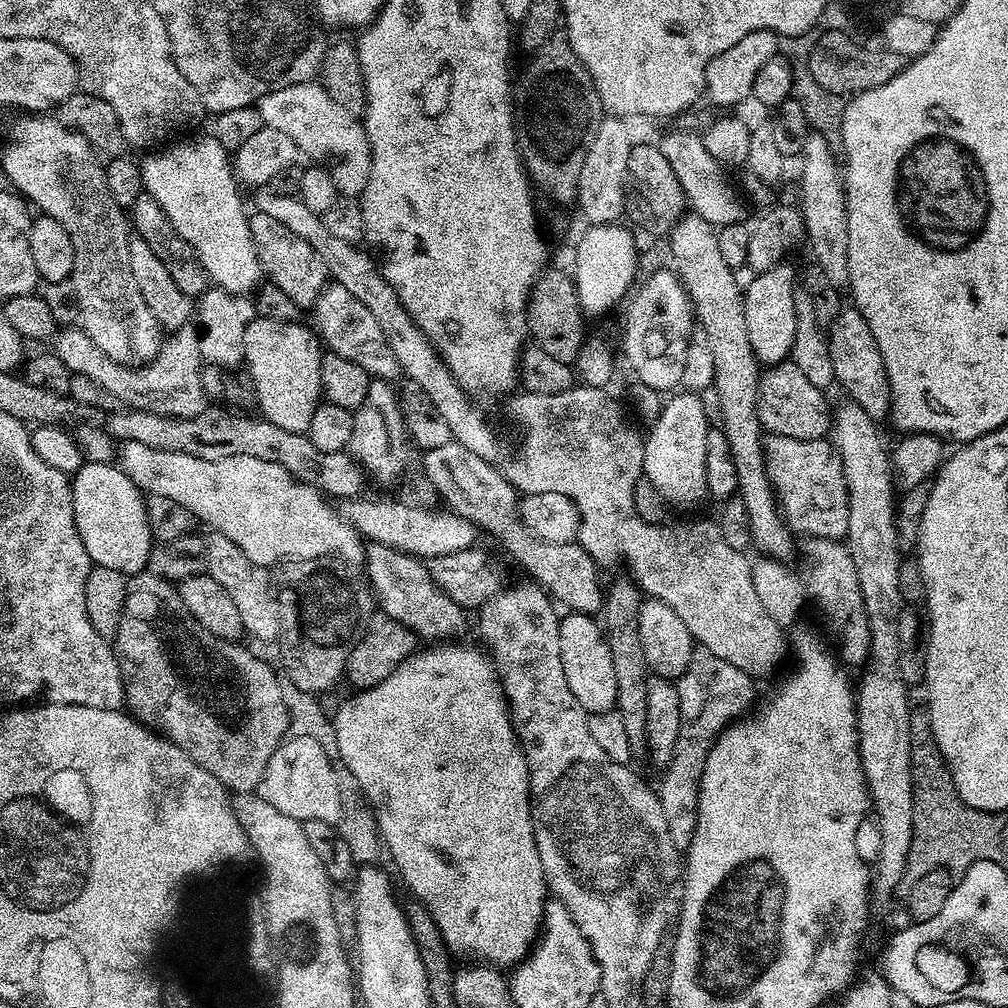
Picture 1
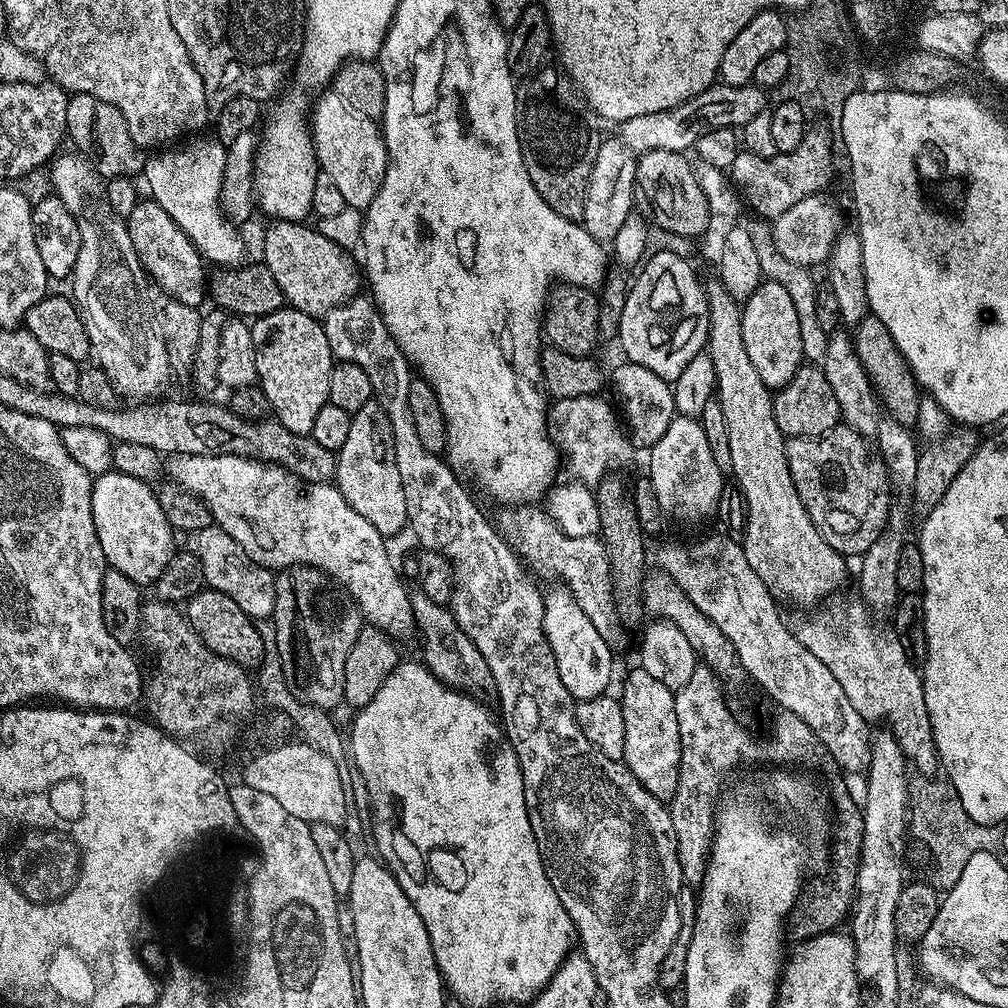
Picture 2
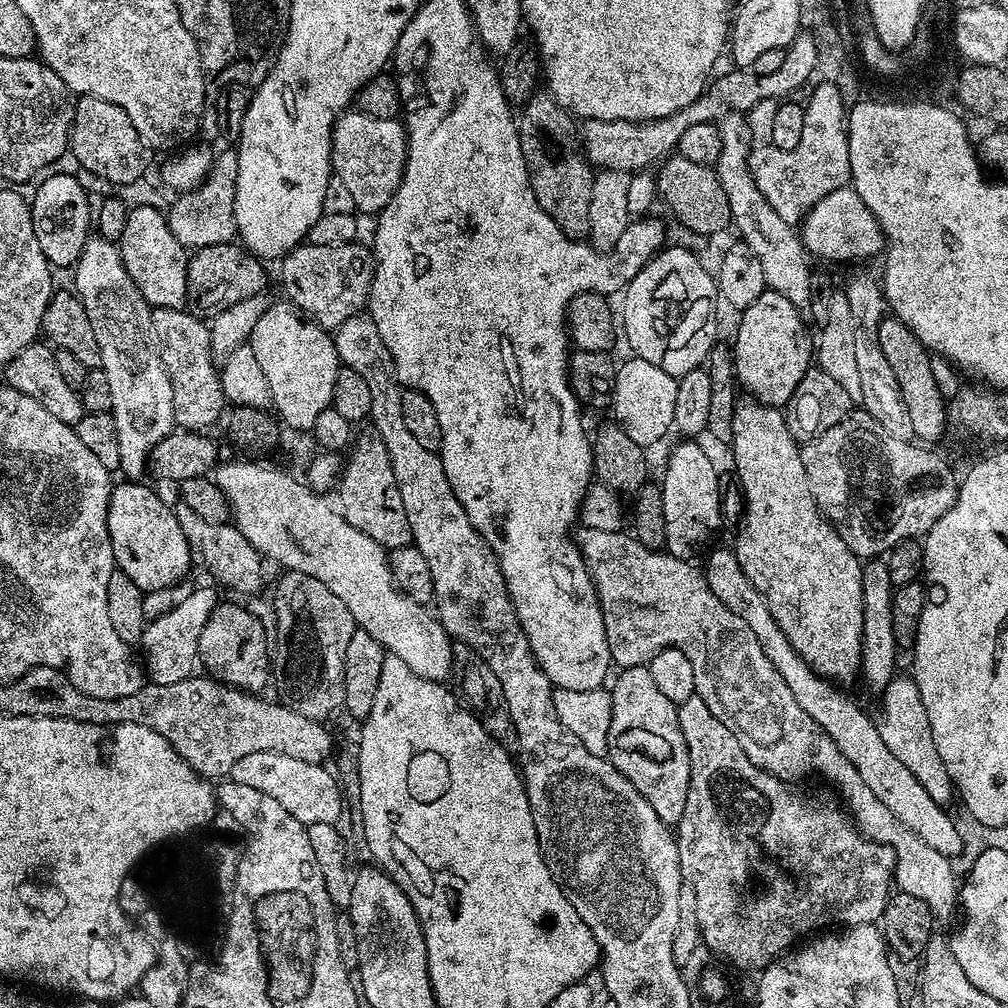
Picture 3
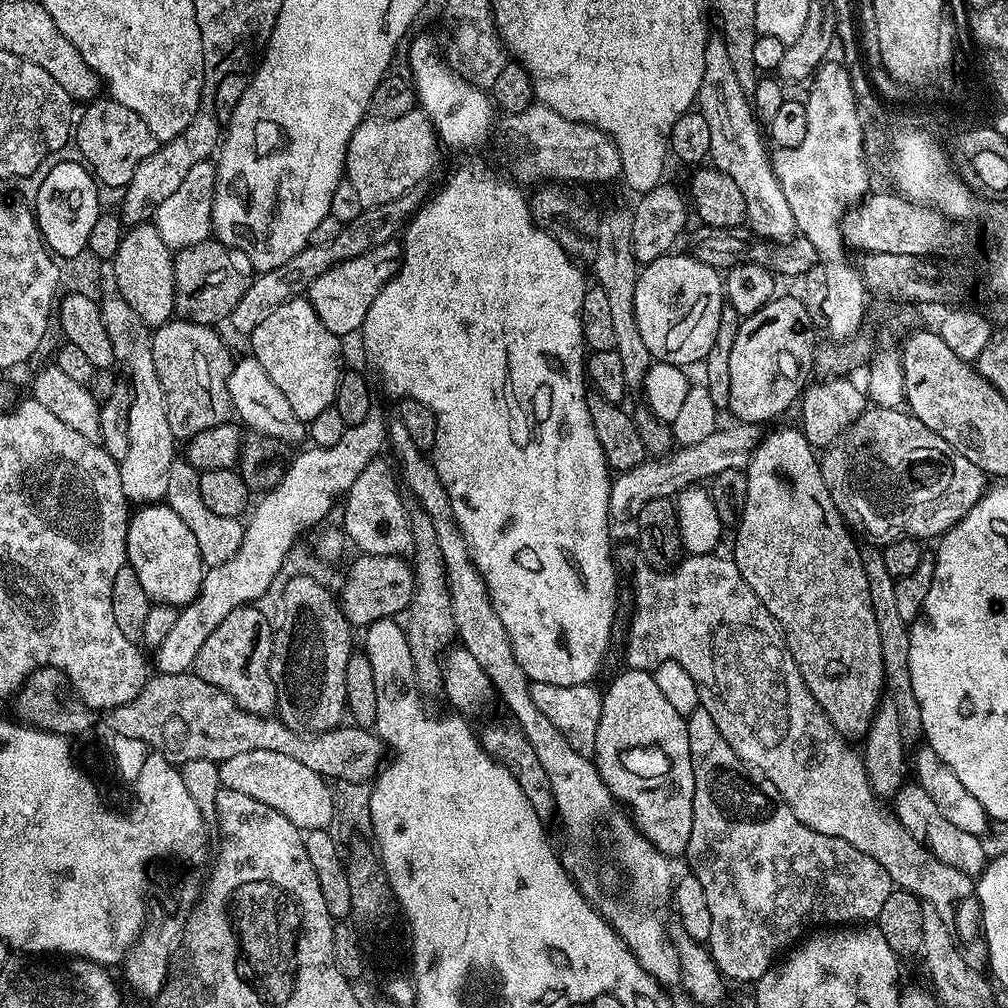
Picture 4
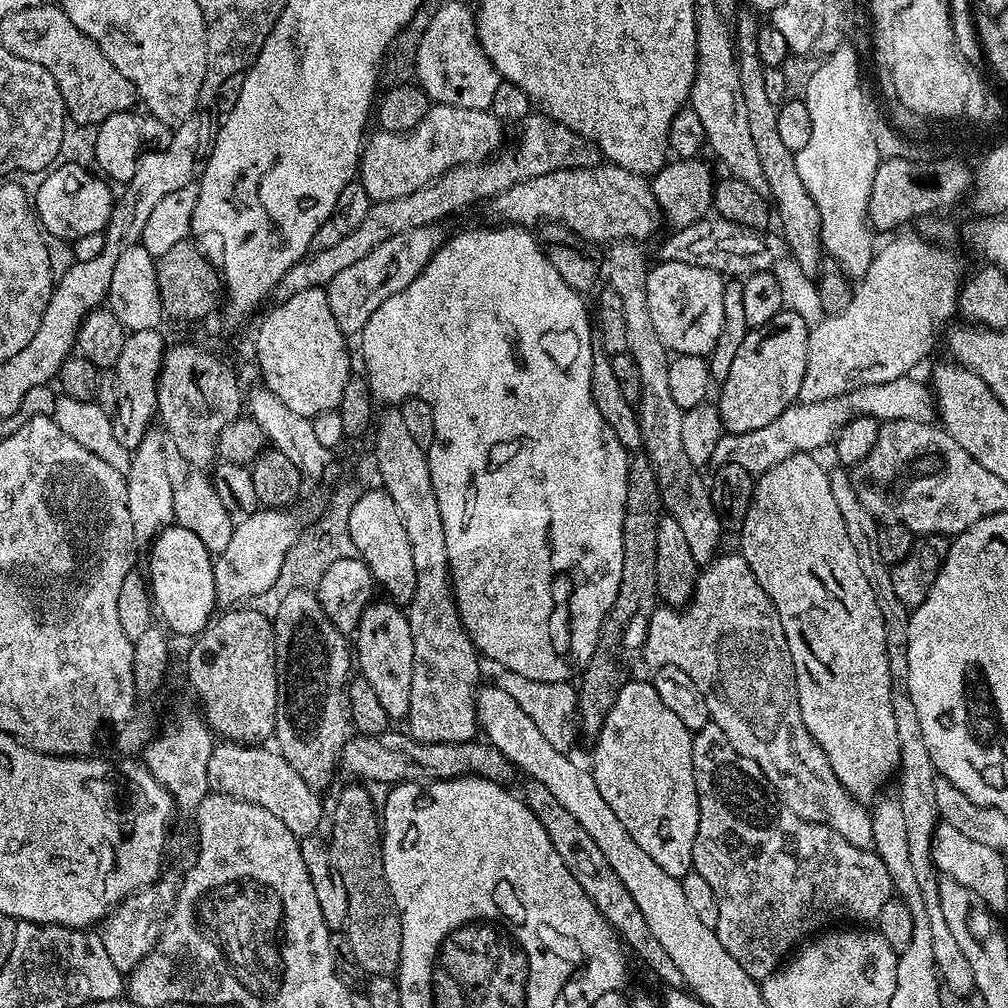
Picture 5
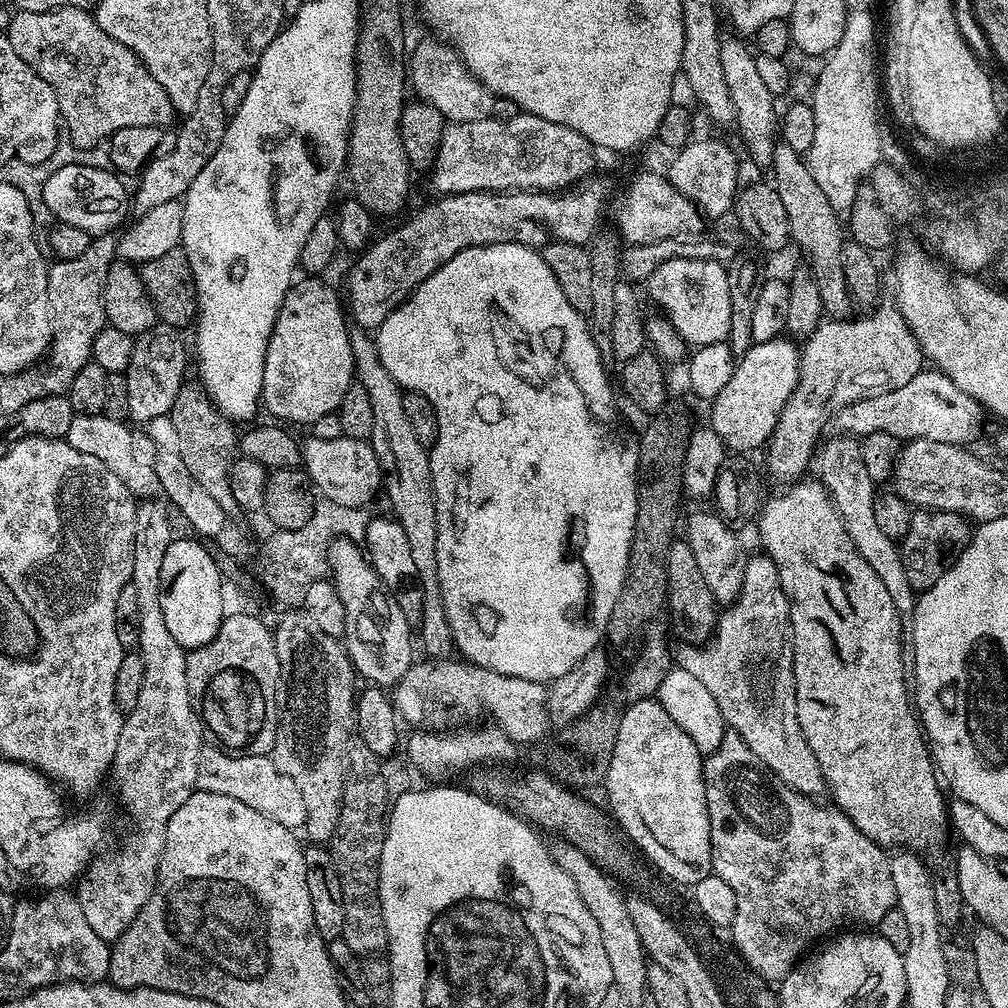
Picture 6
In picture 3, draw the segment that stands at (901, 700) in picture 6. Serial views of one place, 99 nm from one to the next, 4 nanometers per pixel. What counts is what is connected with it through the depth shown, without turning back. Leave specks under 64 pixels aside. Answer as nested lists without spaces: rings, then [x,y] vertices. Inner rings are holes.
[[[748,398],[737,403],[736,413],[732,419],[732,460],[736,463],[734,475],[739,478],[740,485],[744,487],[744,514],[739,525],[740,533],[736,536],[734,551],[738,558],[738,566],[742,566],[742,574],[750,578],[750,582],[760,591],[770,614],[776,619],[777,626],[786,634],[790,646],[794,646],[796,653],[807,662],[816,675],[823,676],[825,680],[831,680],[837,685],[845,686],[851,682],[860,672],[860,659],[862,658],[862,642],[864,641],[864,627],[862,626],[862,560],[854,555],[849,546],[842,542],[842,538],[836,533],[827,517],[820,512],[811,493],[810,482],[806,478],[806,469],[802,466],[801,445],[796,442],[788,429],[785,413],[780,408],[771,408],[769,404],[757,404],[755,400]]]

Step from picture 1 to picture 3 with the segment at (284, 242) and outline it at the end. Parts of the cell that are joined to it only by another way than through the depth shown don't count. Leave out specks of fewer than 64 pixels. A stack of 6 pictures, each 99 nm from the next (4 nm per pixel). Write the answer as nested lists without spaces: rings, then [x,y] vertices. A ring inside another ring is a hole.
[[[307,242],[292,249],[287,256],[279,261],[280,280],[284,283],[284,292],[289,301],[297,304],[304,314],[316,321],[321,328],[335,330],[346,322],[346,318],[359,316],[365,311],[370,294],[370,286],[376,269],[376,258],[371,247],[360,245],[360,242],[343,244],[342,246],[314,246]]]

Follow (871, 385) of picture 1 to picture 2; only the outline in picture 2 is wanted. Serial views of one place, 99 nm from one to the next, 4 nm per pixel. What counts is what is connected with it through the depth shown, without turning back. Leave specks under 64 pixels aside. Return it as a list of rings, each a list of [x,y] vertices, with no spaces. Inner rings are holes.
[[[869,314],[854,326],[851,338],[852,350],[856,352],[858,362],[864,367],[868,381],[872,384],[872,389],[876,392],[876,398],[880,401],[883,411],[900,424],[915,425],[922,392],[916,379],[912,377],[912,371],[908,369],[903,354],[898,350],[898,346],[894,346],[894,338],[890,338],[890,330],[882,326],[877,316]]]

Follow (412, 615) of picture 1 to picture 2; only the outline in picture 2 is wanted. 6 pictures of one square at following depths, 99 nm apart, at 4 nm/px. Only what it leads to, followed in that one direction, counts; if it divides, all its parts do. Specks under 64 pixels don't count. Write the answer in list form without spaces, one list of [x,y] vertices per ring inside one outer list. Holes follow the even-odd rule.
[[[419,590],[411,593],[412,613],[416,619],[415,631],[420,632],[420,644],[424,647],[423,663],[449,688],[455,692],[464,692],[475,700],[488,702],[495,697],[496,683],[486,658],[482,658],[478,646],[466,638],[466,630],[458,626],[451,607],[434,602],[425,592]]]

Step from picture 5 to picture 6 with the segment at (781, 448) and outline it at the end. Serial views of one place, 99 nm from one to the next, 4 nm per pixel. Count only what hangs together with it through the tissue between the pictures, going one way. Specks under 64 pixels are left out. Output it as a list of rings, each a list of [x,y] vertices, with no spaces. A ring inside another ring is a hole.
[[[934,368],[929,370],[921,370],[900,388],[862,398],[837,410],[830,421],[831,430],[844,432],[845,437],[865,438],[881,431],[902,442],[918,439],[971,445],[982,428],[983,405],[961,391],[943,372]]]

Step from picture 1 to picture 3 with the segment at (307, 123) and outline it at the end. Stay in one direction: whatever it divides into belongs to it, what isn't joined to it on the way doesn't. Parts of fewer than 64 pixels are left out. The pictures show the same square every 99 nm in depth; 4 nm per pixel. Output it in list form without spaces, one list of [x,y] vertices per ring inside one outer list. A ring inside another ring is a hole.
[[[348,110],[332,126],[332,171],[351,191],[356,212],[379,214],[398,190],[408,160],[408,134],[399,119],[374,118]]]

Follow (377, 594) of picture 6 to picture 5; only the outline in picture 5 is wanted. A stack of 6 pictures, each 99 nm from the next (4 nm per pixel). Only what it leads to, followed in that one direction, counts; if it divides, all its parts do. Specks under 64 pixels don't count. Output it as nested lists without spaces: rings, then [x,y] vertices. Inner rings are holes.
[[[373,602],[362,614],[360,624],[355,630],[354,656],[360,659],[359,675],[374,686],[382,707],[386,709],[389,718],[407,717],[410,698],[410,678],[414,662],[414,642],[410,638],[410,626],[407,615],[397,605],[391,602]]]

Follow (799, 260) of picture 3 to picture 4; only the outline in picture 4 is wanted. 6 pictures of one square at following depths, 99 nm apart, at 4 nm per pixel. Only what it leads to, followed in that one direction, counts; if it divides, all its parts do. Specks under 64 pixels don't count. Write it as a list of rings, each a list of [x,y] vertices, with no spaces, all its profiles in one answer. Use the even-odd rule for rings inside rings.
[[[709,39],[704,57],[706,66],[702,70],[698,110],[710,125],[711,167],[722,170],[722,174],[734,178],[738,190],[742,190],[742,198],[746,198],[747,227],[752,227],[761,236],[761,241],[789,241],[797,235],[794,214],[790,211],[790,202],[786,202],[786,194],[782,194],[778,178],[772,172],[772,160],[770,155],[768,156],[769,149],[762,139],[761,125],[750,103],[749,93],[742,90],[734,74],[723,39]]]

